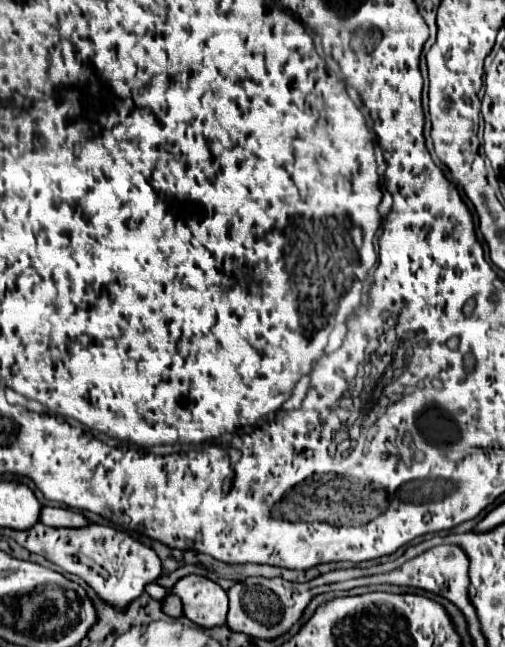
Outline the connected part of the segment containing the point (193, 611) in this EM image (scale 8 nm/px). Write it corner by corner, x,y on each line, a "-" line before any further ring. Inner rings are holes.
187,575
171,589
163,589
163,597
167,595
177,595
183,603
183,615
199,627
217,627
225,623
227,593
207,577

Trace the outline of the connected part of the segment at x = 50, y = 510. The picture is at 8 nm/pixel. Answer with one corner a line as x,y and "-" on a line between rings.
43,507
39,513
39,521
49,527
81,527
87,523
87,519
79,511
63,507

